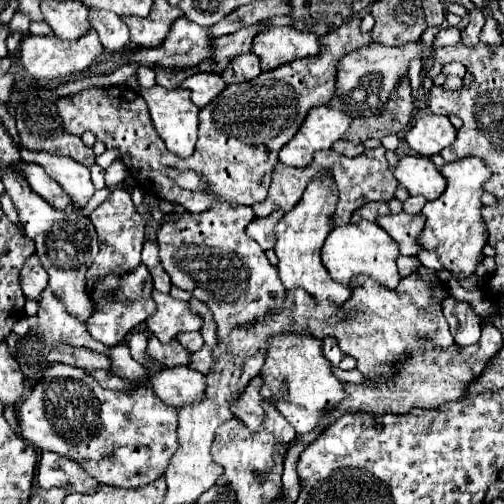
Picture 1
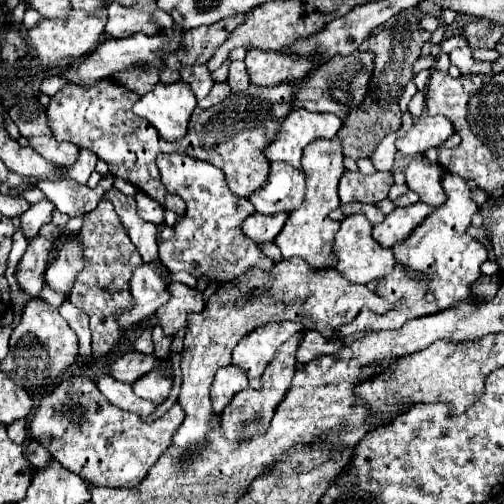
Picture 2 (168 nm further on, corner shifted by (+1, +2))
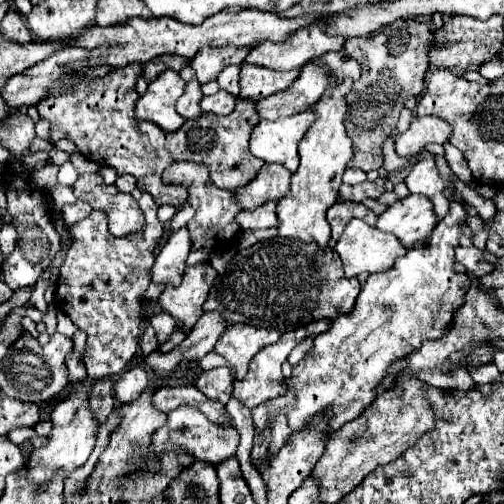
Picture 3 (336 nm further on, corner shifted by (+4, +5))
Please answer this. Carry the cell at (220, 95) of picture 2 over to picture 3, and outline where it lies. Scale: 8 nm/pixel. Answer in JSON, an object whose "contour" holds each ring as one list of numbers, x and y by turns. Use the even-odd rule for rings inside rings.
{"contour":[[219,89,215,95,207,95,201,99,201,109,207,113,217,113,217,115,229,115,233,109,235,97,223,89]]}

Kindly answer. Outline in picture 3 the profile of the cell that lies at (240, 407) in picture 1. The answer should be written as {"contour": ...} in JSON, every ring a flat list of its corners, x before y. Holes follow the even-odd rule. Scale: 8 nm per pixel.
{"contour":[[215,367,209,371,203,371,199,379,195,381,199,391,203,391,209,399,219,401,227,405,231,391,233,391,233,375,229,367]]}

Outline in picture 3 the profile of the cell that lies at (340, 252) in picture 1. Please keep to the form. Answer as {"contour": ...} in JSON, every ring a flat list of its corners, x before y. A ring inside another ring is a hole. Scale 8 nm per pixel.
{"contour":[[351,219,349,225,345,227,341,239,335,245,335,251,339,253,343,267,345,267,345,277,357,277,359,273,379,273,387,271,393,267,395,259,405,255,405,247,399,243,399,239,391,233,383,233,377,227,367,225,361,219]]}

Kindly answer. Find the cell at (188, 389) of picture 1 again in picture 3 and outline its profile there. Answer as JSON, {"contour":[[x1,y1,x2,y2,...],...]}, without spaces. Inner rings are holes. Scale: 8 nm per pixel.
{"contour":[[133,367,115,383,115,399,119,403,133,403,151,383,151,375,143,367]]}

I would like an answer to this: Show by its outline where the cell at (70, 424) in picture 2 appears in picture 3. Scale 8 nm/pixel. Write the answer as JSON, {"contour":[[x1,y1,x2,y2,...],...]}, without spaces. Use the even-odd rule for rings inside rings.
{"contour":[[181,405,175,411,167,413,167,423,163,427,159,427,153,435,151,435,151,445,145,447,145,453,161,453,161,451,175,451,177,447,187,449,195,459,199,461,207,461,213,465,219,465,221,461,229,459,235,455,239,445,239,433,237,429,225,429,225,427,217,427,215,423,211,423,199,409,193,409,189,405]]}

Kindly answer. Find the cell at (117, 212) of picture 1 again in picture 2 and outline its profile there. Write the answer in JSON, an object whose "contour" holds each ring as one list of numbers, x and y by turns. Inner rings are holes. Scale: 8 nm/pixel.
{"contour":[[100,202,90,214,84,216,84,224,78,238,82,240,84,270,76,276,68,300,88,314,94,358,102,360,108,354,112,354,116,346,124,340,124,330,120,330,120,324,116,322,114,316,120,314,120,310,132,308,130,278,132,272,142,264,142,258,134,244,130,242,110,202]]}

